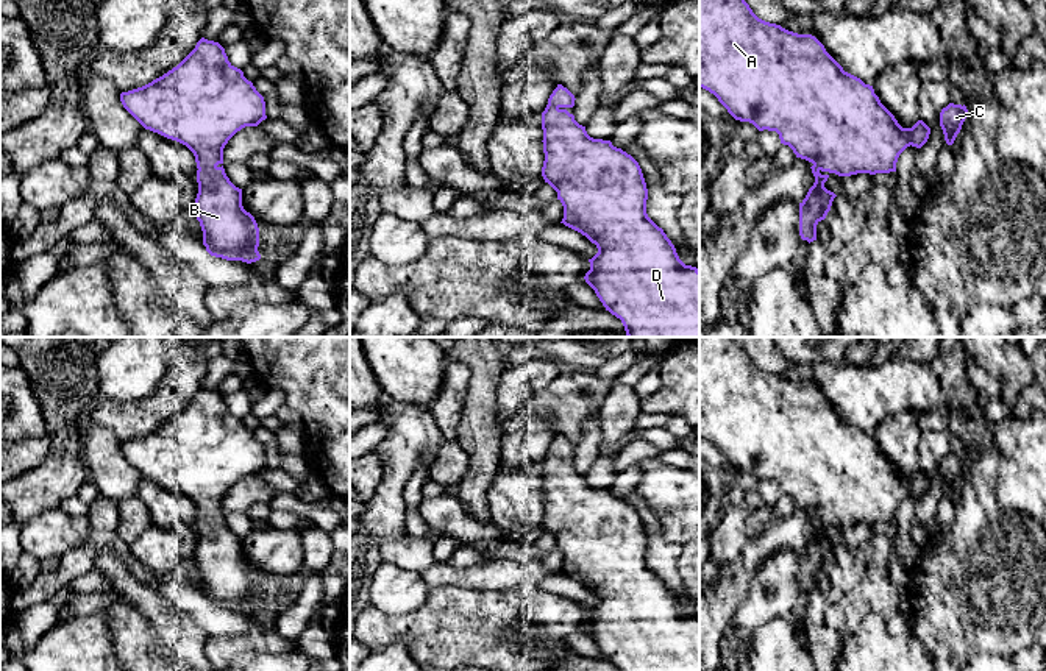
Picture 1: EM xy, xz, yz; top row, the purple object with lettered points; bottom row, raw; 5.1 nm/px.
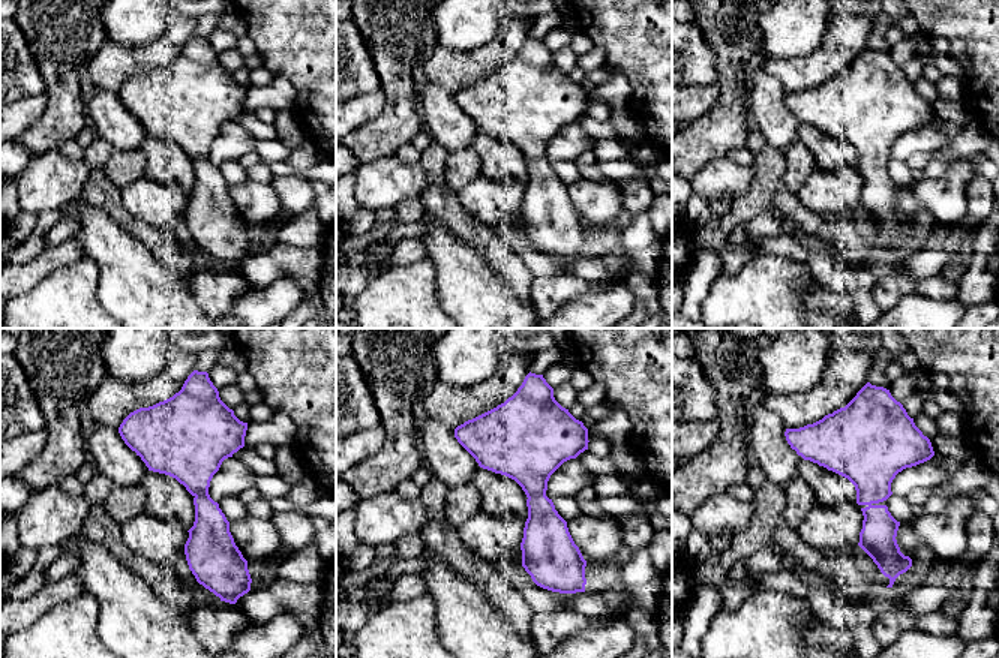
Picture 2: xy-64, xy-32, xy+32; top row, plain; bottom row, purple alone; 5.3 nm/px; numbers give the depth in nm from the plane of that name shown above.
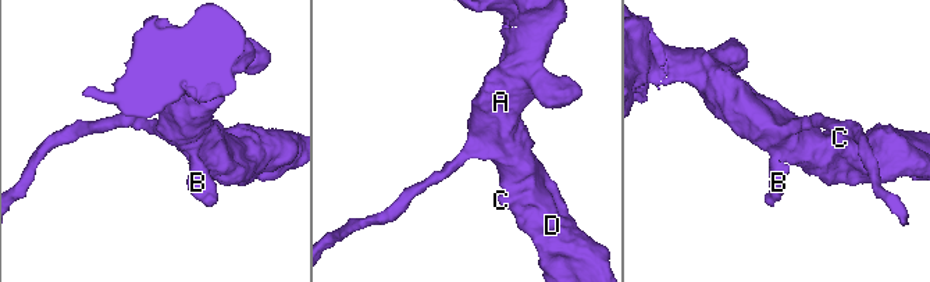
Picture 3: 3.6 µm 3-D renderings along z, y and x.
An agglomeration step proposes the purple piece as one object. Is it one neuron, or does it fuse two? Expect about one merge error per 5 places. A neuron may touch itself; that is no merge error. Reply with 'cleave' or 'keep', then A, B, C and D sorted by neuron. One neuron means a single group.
keep; A B C D

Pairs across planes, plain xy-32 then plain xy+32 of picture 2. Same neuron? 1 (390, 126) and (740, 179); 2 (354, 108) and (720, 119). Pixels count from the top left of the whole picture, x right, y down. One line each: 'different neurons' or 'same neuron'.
1: different neurons
2: different neurons

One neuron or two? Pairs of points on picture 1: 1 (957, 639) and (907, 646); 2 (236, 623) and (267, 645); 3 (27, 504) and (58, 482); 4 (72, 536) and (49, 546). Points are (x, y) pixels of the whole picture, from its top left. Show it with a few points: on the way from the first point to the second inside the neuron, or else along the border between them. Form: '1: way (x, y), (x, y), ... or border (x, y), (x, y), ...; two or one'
1: border (910, 634), (921, 643); two
2: border (270, 631), (258, 634), (219, 634), (216, 637); two
3: way (33, 497), (50, 482); one
4: way (66, 536), (60, 536), (55, 540); one

